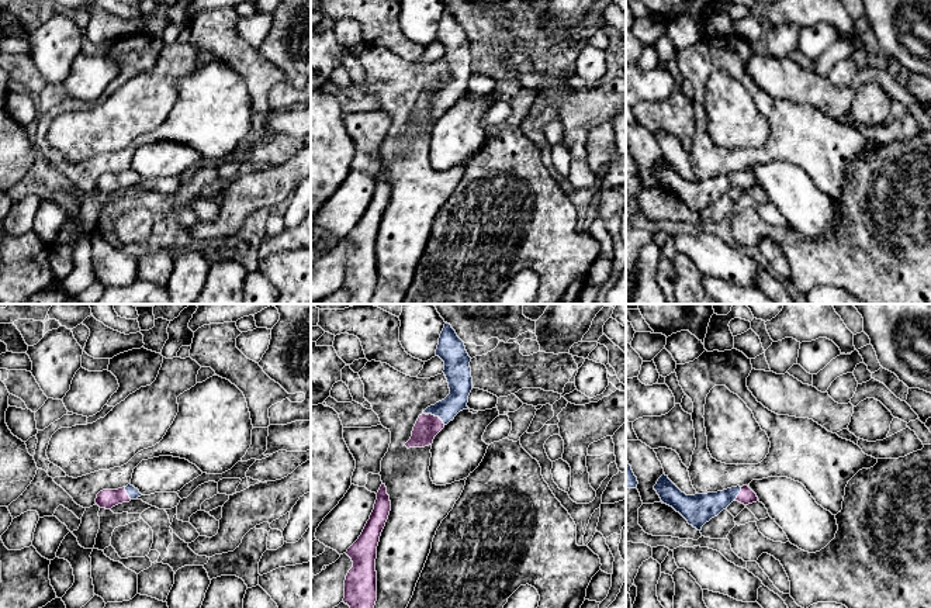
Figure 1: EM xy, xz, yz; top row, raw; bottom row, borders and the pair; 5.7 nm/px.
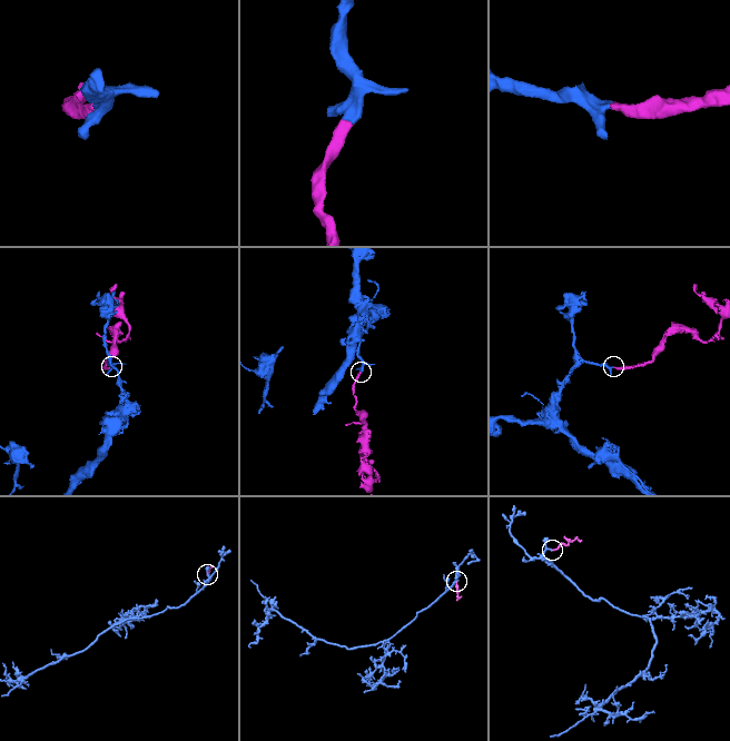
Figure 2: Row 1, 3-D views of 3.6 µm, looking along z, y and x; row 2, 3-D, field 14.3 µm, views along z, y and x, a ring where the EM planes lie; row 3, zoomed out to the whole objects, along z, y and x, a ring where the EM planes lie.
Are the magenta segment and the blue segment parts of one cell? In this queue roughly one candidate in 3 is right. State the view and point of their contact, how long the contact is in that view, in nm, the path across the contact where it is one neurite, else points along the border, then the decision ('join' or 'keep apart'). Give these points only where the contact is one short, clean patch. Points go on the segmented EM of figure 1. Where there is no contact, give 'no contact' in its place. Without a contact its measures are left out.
meets magenta in xz at (438, 417); contact 120 nm long; runs through xz (426, 427), (438, 417), (459, 396), (460, 382); join

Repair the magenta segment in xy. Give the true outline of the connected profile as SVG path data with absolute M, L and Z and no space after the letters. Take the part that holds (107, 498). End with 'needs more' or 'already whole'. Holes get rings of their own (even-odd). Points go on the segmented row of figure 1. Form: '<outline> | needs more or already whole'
M128 484L127 487L118 488L118 490L103 490L97 494L96 504L100 508L111 509L113 507L129 502L131 500L136 500L142 494L138 488Z | needs more

